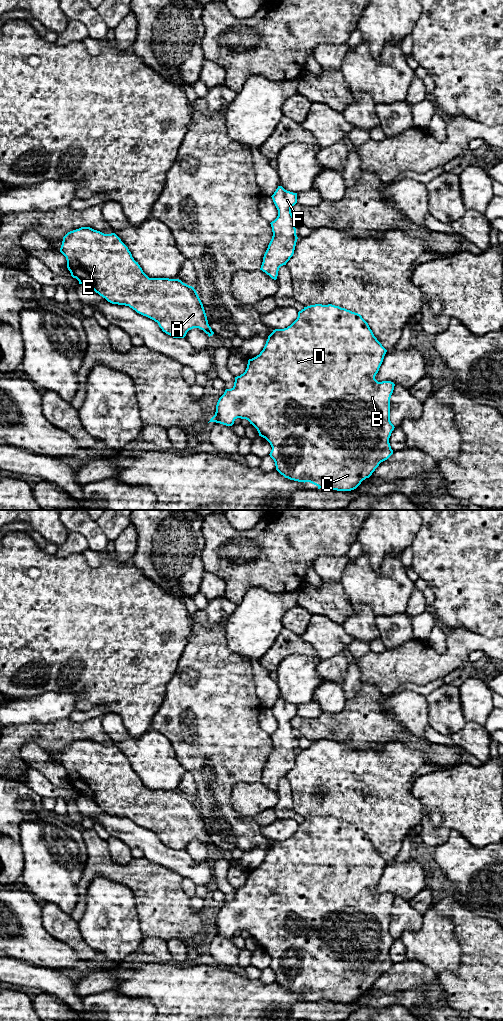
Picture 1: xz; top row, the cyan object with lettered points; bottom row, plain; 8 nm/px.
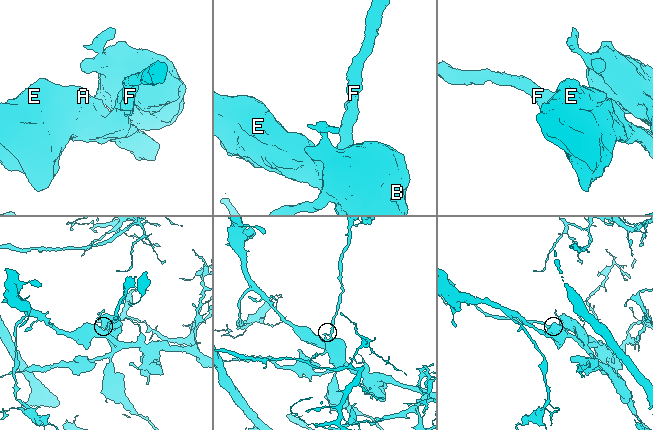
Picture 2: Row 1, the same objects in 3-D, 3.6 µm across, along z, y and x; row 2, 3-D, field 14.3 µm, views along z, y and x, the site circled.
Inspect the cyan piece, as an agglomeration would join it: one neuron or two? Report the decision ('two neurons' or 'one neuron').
one neuron

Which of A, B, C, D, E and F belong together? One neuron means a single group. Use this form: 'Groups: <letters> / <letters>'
Groups: A B C D E F

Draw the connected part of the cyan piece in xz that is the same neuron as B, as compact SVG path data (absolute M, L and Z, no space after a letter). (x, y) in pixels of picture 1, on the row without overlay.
M315 816L304 819L298 824L297 831L290 838L273 842L260 866L248 872L245 884L235 889L234 898L231 901L226 901L219 910L215 927L209 934L232 938L237 930L248 932L257 941L259 948L270 955L272 962L269 967L275 974L276 982L285 990L304 995L310 994L318 1001L354 1002L363 992L372 987L381 974L393 966L389 950L395 939L390 933L390 910L395 896L391 893L378 894L375 891L386 864L387 862L377 852L368 835L360 826L332 816Z

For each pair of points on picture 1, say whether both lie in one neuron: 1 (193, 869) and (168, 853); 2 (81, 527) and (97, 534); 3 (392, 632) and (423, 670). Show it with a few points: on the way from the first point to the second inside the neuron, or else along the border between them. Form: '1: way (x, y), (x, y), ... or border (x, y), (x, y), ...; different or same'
1: way (187, 867), (174, 859); same
2: way (85, 527), (93, 533); same
3: border (414, 638), (393, 648), (386, 648); different

